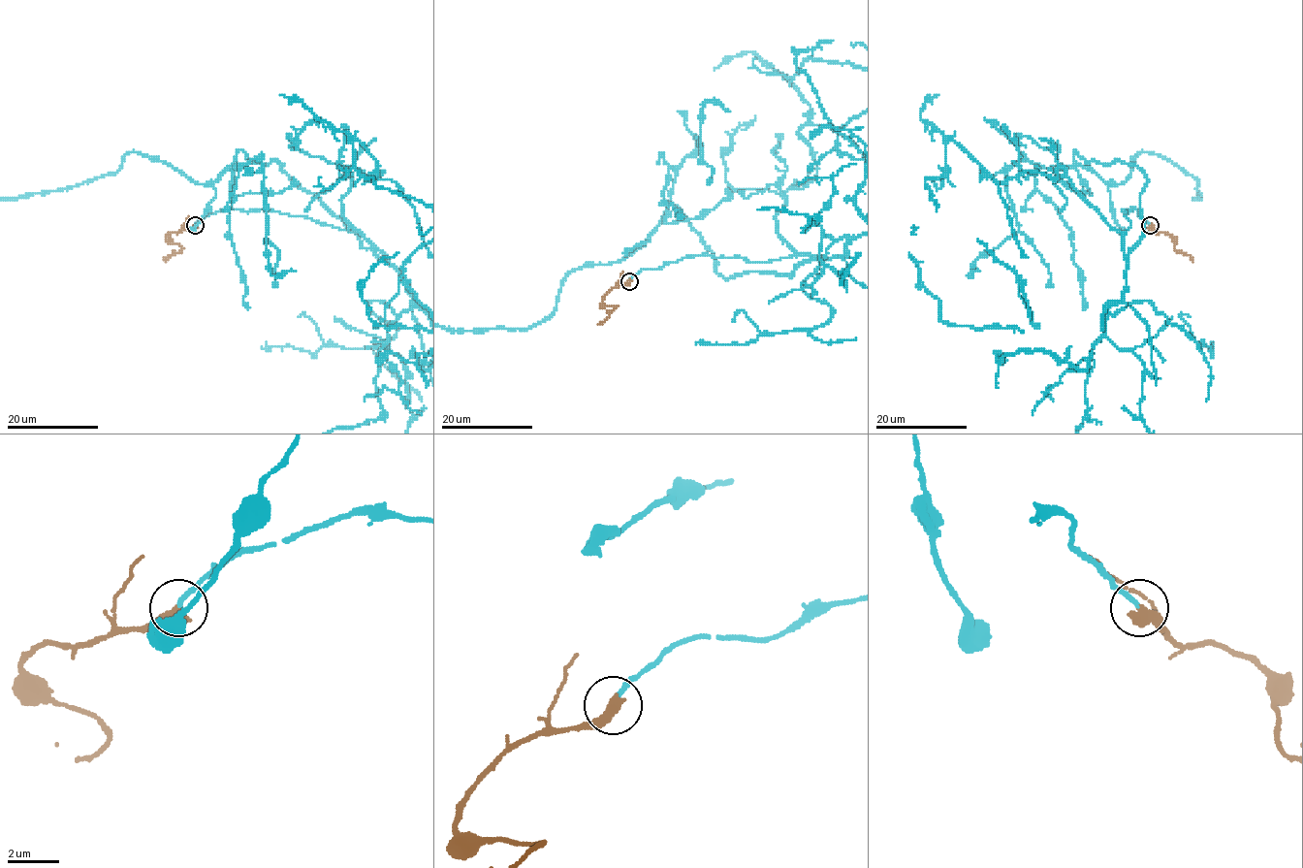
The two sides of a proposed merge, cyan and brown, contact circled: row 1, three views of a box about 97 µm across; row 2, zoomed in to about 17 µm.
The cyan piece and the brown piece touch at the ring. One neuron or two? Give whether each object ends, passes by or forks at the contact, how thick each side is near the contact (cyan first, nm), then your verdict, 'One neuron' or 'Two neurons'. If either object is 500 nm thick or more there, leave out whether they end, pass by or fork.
Thickness 180 nm (cyan) against 550 nm. One neuron

